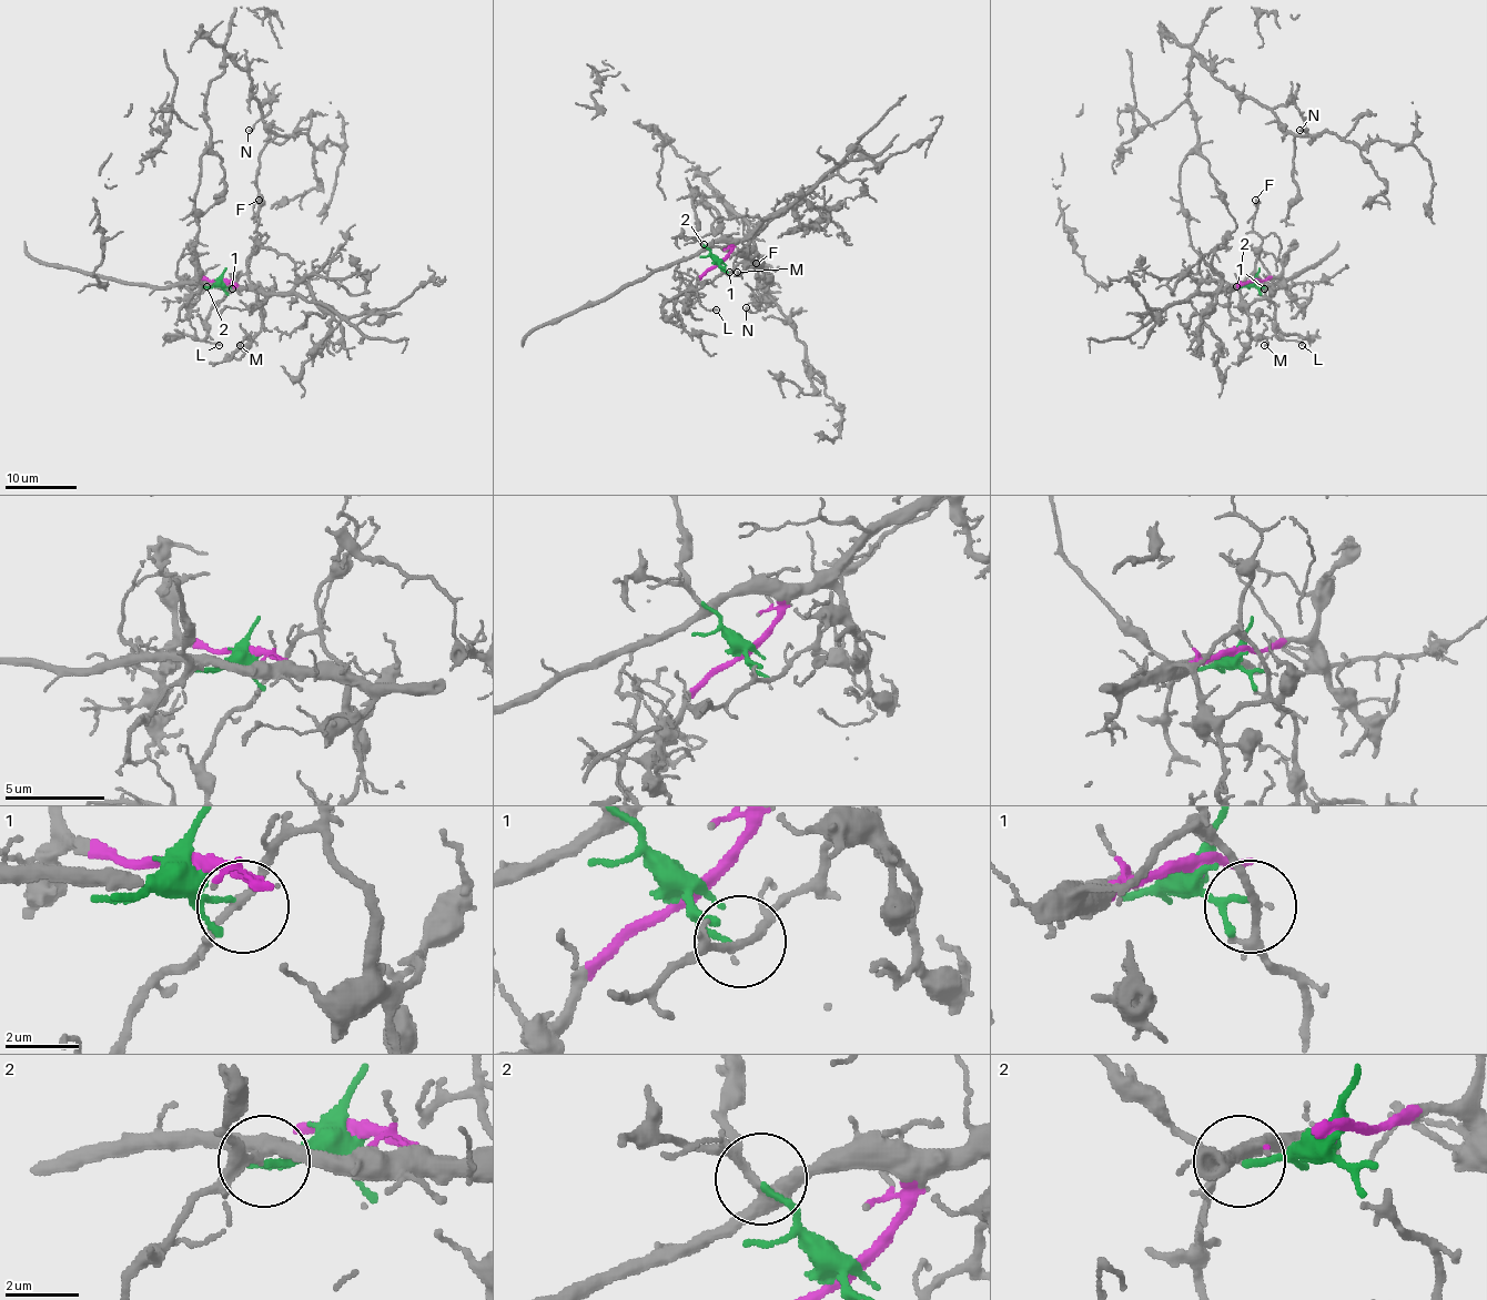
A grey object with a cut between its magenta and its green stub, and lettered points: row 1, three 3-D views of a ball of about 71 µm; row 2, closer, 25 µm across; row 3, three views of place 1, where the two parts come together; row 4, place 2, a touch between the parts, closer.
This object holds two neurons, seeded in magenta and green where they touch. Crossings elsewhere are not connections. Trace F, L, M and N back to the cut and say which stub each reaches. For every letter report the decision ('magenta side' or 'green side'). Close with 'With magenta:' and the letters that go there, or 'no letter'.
F: magenta side
L: magenta side
M: magenta side
N: green side
With magenta: F, L, M

